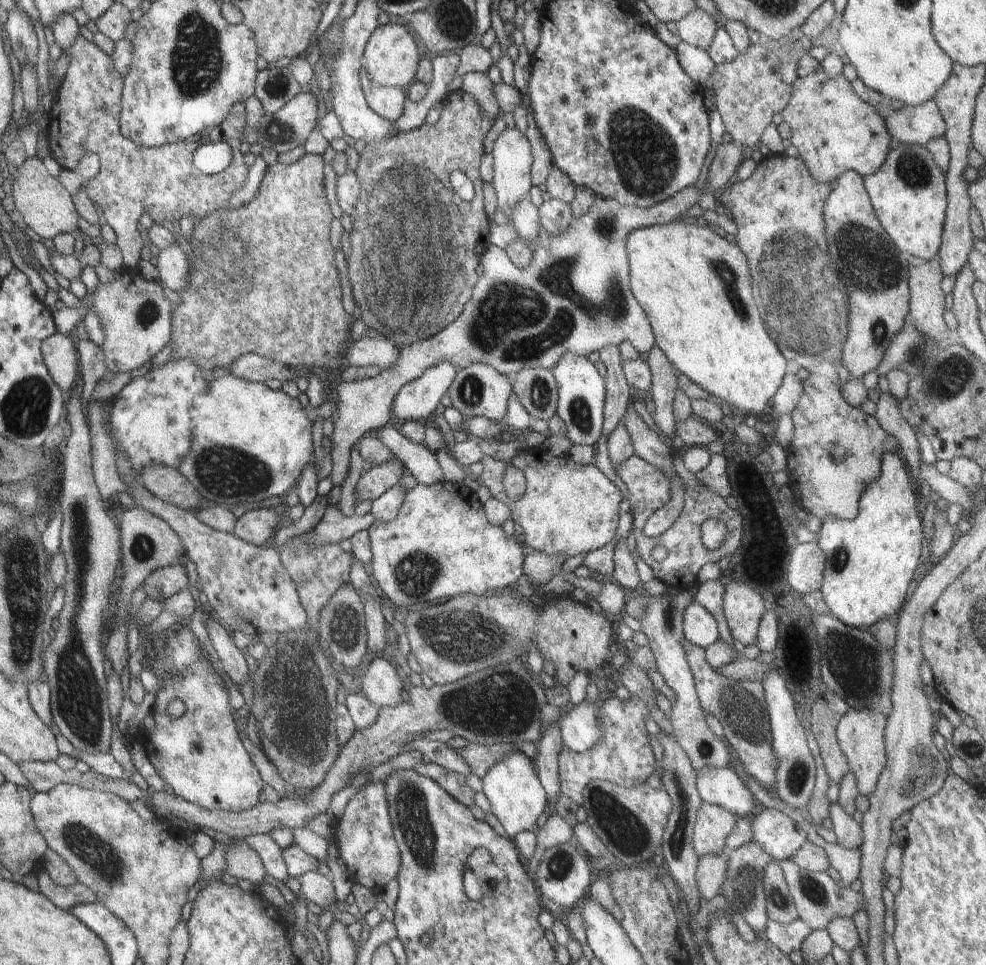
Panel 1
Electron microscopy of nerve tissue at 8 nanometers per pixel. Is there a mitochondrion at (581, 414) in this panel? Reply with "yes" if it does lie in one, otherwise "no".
yes

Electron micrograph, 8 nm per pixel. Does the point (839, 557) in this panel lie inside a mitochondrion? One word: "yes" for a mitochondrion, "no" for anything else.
yes

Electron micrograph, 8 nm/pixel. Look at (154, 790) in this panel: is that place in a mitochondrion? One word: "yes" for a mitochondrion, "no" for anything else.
no

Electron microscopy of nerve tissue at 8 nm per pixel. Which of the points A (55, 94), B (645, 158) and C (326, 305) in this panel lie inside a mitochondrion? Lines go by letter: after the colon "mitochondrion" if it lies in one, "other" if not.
A: other
B: mitochondrion
C: other

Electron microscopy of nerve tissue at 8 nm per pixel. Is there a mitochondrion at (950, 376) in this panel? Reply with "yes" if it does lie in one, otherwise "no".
yes

